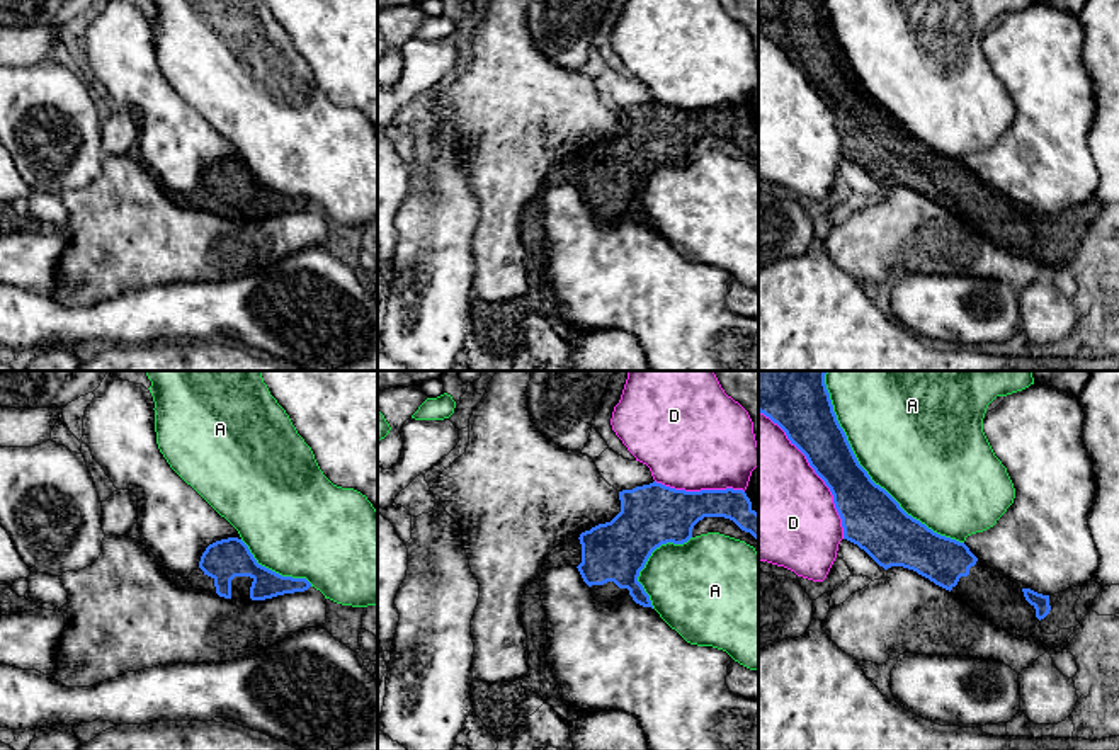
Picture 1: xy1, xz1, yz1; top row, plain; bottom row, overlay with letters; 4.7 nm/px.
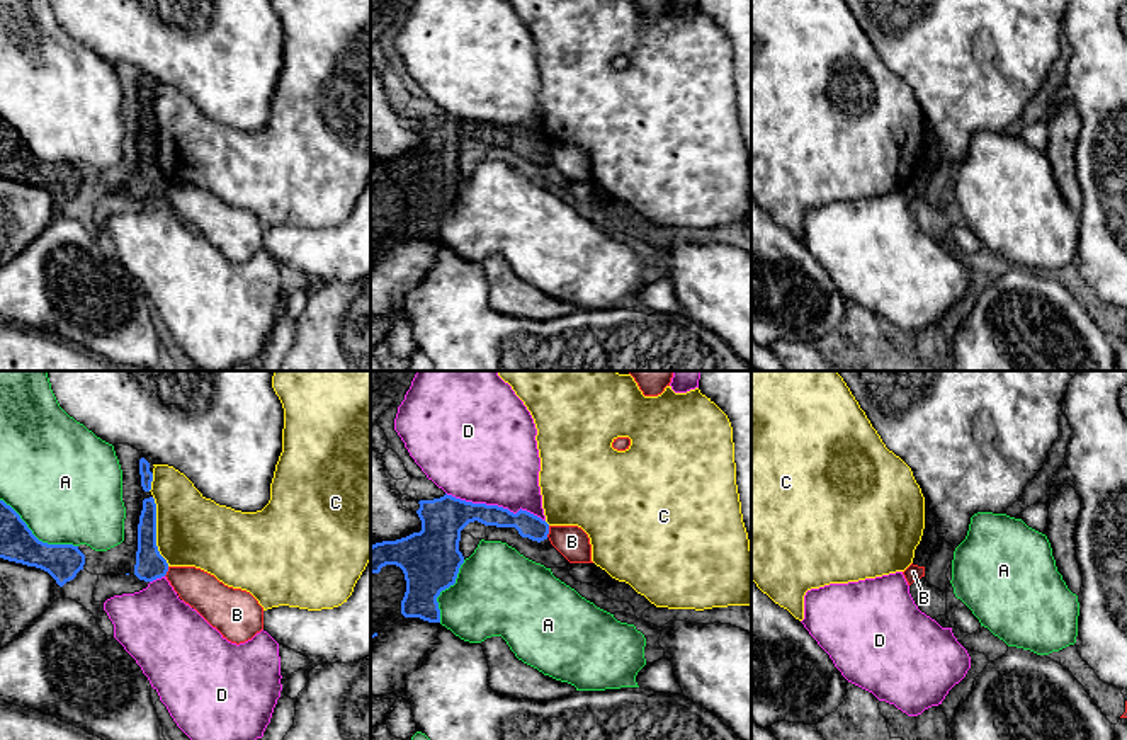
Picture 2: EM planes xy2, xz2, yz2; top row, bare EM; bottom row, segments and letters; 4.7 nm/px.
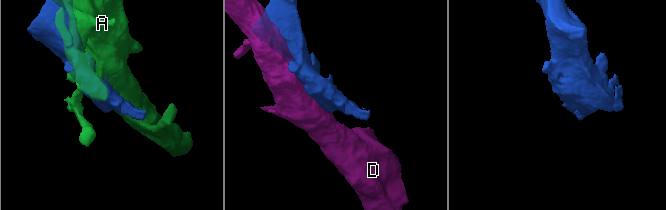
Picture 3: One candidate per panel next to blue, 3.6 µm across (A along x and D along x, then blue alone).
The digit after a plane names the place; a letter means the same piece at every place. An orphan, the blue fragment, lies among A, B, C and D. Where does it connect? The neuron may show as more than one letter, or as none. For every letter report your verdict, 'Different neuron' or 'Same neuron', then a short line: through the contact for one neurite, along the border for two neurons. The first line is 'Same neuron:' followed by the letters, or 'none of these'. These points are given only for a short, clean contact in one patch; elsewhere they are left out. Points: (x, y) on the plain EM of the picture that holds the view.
Same neuron: none of these
A: Different neuron
B: Different neuron. Line: xz2 (549, 145), (546, 155)
C: Different neuron
D: Different neuron

